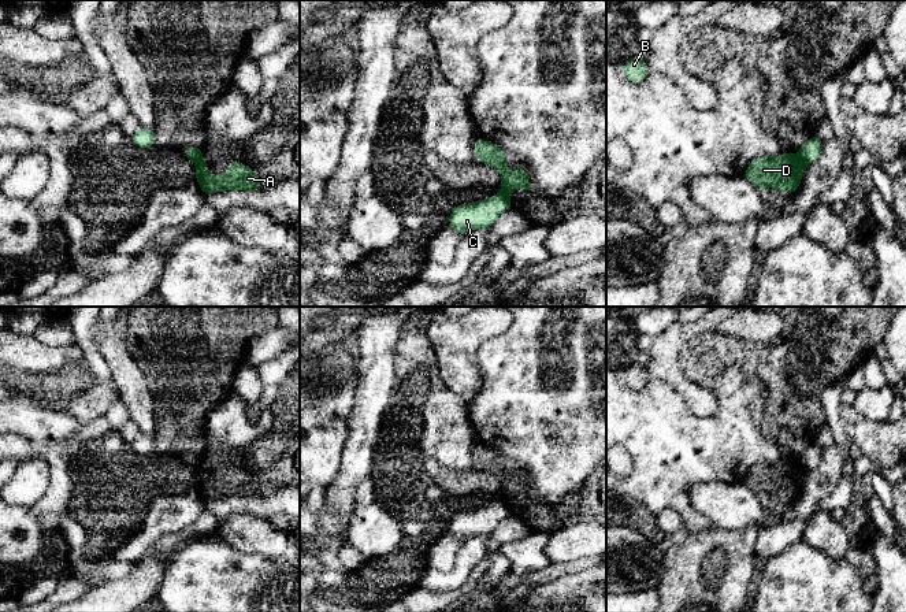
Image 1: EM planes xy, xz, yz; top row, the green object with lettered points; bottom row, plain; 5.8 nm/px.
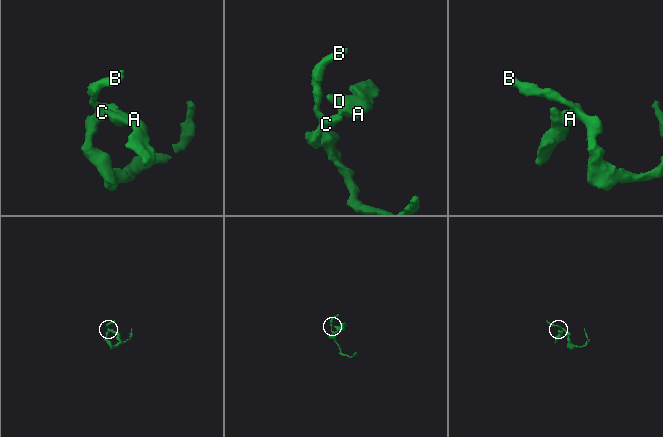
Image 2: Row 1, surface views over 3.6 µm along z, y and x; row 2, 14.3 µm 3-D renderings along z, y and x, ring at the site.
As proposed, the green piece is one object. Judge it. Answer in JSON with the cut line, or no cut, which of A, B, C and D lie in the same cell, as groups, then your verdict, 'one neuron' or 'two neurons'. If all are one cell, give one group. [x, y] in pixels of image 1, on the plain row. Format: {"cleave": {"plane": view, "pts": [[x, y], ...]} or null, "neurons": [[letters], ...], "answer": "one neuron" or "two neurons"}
{"cleave": {"plane": "yz", "pts": [[798, 462], [806, 471]]}, "neurons": [["A", "D"], ["B", "C"]], "answer": "two neurons"}

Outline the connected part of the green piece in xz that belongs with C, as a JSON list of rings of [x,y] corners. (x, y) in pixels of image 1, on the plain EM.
[[[498,500],[482,508],[457,511],[452,515],[448,531],[464,541],[476,535],[490,535],[497,524],[510,515],[513,513],[509,505]]]

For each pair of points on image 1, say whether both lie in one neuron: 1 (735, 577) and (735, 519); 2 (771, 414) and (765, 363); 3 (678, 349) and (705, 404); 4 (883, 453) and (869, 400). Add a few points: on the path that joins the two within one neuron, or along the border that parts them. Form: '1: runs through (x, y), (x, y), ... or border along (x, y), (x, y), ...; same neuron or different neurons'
1: border along (713, 525), (721, 529), (758, 529); different neurons
2: runs through (775, 401), (775, 375); same neuron
3: runs through (678, 363), (682, 379), (693, 390); same neuron
4: border along (851, 405), (861, 415), (872, 421), (886, 421); different neurons

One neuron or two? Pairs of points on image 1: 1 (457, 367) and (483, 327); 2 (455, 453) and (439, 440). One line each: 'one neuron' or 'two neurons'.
1: one neuron
2: one neuron

